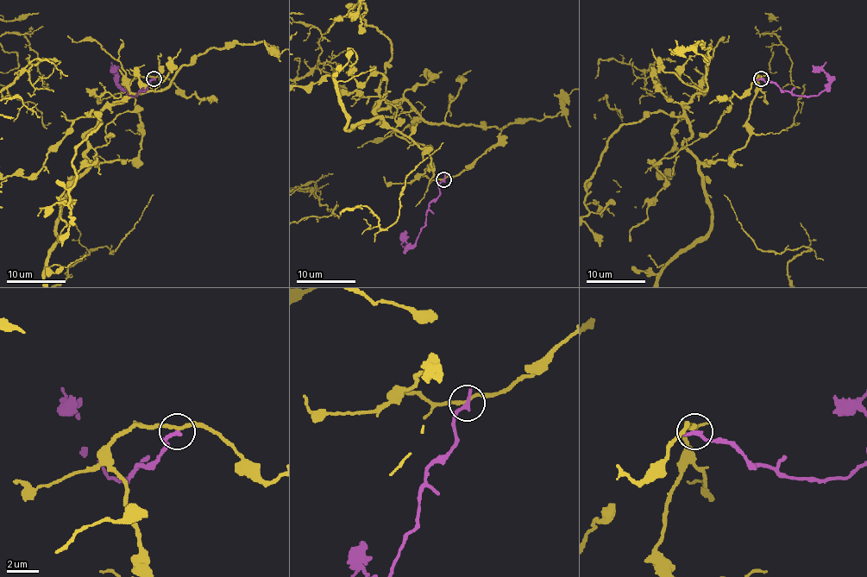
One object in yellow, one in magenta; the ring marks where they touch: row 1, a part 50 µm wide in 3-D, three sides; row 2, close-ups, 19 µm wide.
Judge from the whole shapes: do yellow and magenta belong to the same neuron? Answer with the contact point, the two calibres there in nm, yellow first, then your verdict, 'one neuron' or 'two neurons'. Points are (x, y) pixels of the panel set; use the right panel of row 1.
at (761, 78); 200 nm thick on the yellow side, 320 nm on the other; two neurons

